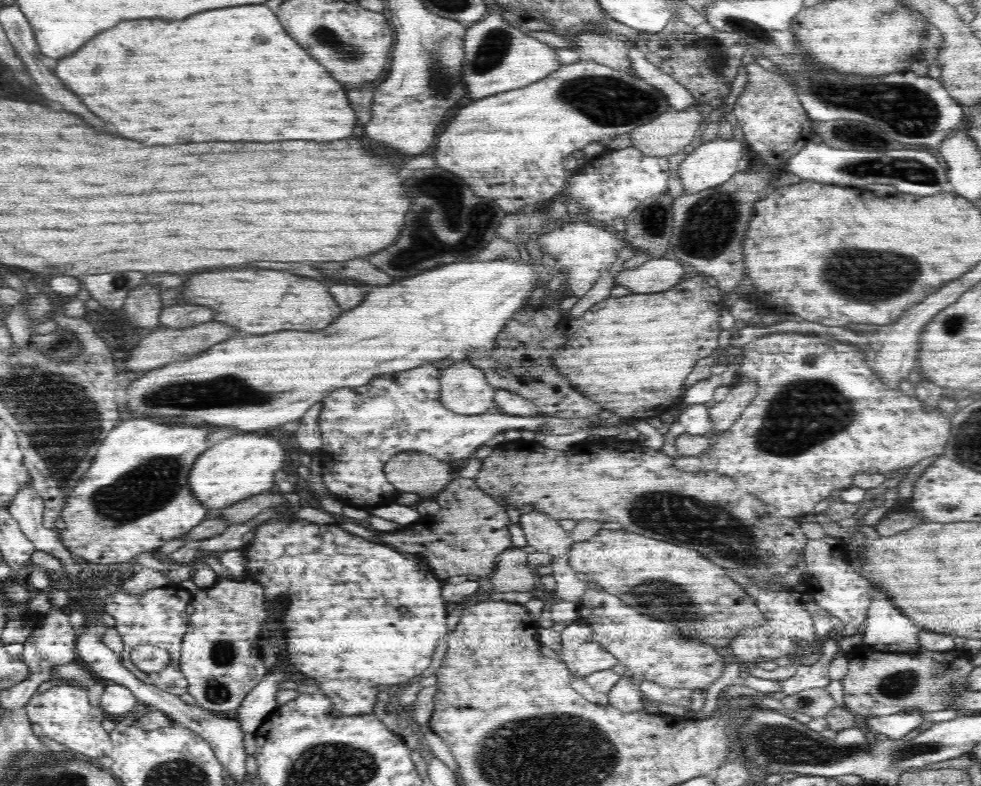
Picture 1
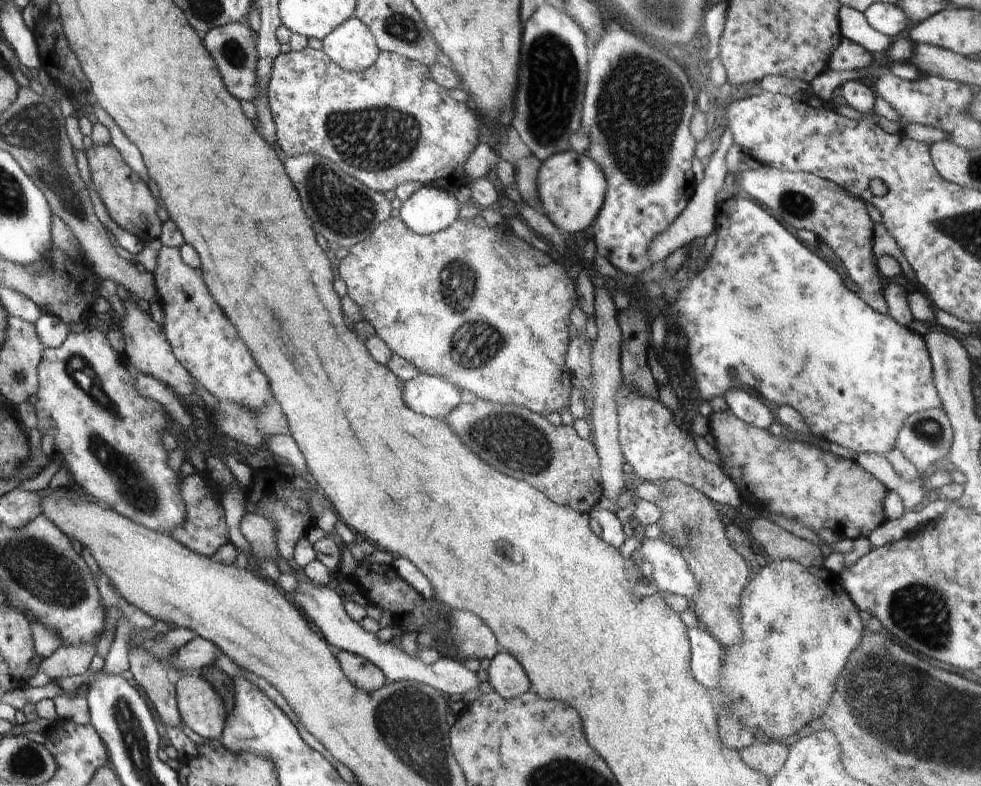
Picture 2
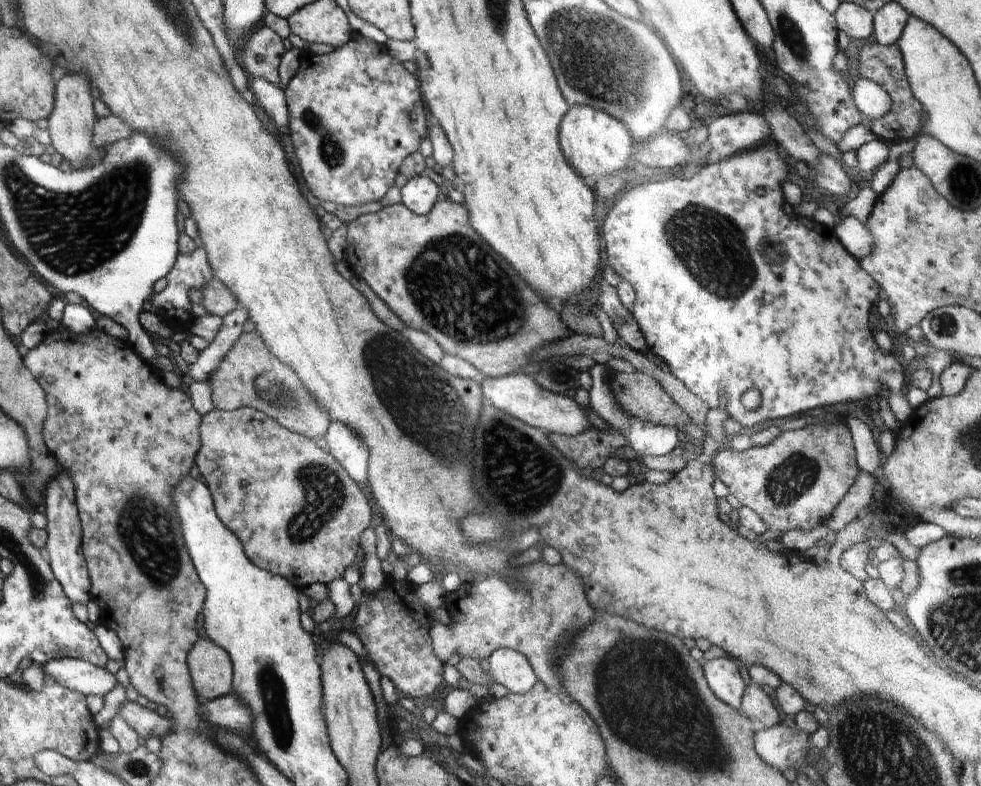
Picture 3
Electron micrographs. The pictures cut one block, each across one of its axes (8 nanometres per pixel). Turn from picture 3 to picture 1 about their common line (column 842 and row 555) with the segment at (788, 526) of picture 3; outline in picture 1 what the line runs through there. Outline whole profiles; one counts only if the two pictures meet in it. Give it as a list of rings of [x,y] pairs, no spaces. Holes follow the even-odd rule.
[[[456,472],[447,487],[433,499],[441,508],[436,514],[421,516],[418,522],[394,534],[378,532],[380,540],[400,553],[409,552],[426,559],[429,569],[441,580],[471,574],[491,576],[498,555],[512,547],[507,527],[510,520],[504,506],[484,493],[474,479],[462,478],[460,472]]]

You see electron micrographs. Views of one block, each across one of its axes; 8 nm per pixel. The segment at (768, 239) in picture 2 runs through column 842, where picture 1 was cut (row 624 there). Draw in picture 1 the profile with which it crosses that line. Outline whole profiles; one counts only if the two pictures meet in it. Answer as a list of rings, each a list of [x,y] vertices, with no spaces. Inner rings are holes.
[[[270,520],[253,531],[254,542],[242,547],[246,555],[248,579],[264,586],[266,598],[289,596],[290,604],[284,614],[288,636],[290,662],[308,678],[316,680],[316,687],[324,690],[334,708],[332,717],[371,714],[378,703],[378,688],[392,686],[420,678],[432,664],[438,640],[448,634],[446,602],[442,600],[442,580],[417,558],[411,560],[390,545],[374,544],[360,536],[348,534],[338,526],[324,526],[324,542],[318,528],[305,520],[282,524]],[[406,606],[406,612],[400,608]]]

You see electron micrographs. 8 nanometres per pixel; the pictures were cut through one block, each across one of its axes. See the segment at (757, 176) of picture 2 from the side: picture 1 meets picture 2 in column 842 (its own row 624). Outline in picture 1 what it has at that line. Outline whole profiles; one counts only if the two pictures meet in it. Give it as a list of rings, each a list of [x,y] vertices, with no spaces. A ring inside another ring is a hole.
[[[218,577],[211,587],[201,589],[193,595],[192,602],[195,612],[189,616],[188,632],[184,634],[180,652],[180,669],[188,682],[188,694],[194,697],[198,707],[214,714],[232,715],[242,705],[244,698],[257,685],[264,675],[268,674],[268,668],[262,666],[258,654],[260,654],[260,638],[262,626],[270,614],[266,606],[264,585],[248,579],[244,582],[234,581]]]

